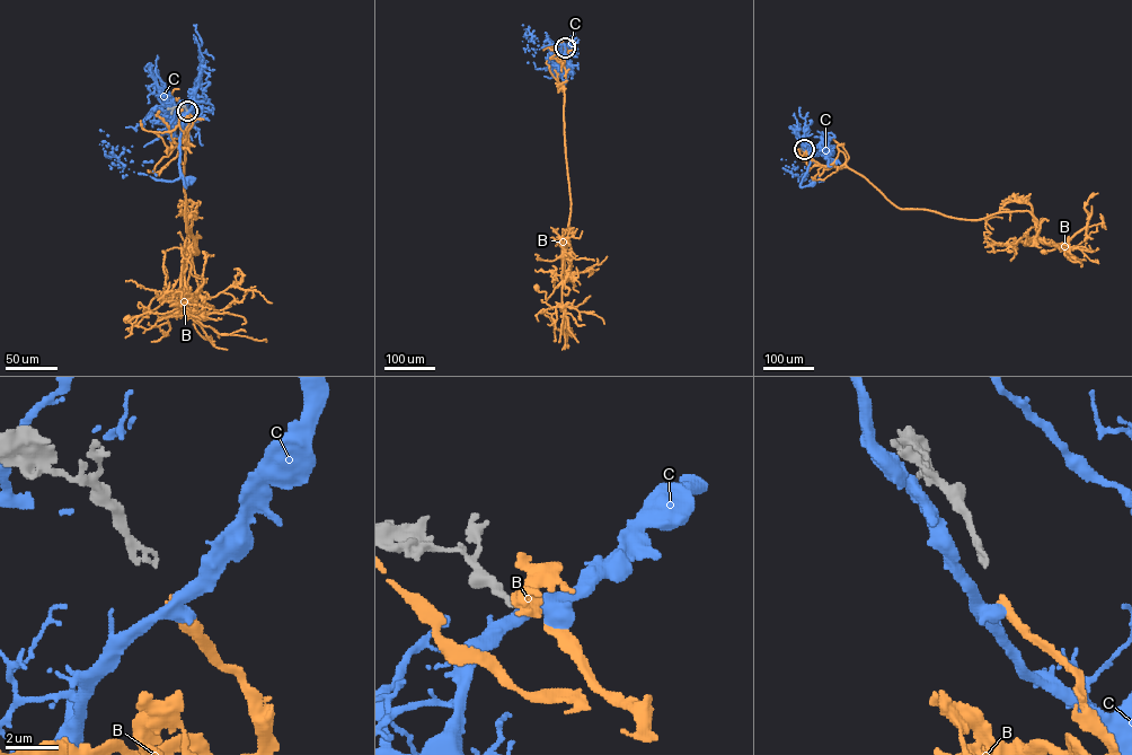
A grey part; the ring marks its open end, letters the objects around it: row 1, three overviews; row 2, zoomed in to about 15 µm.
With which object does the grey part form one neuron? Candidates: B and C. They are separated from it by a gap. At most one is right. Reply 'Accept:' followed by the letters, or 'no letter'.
Accept: B

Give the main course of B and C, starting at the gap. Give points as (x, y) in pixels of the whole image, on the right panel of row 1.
B: (805, 150), (825, 166), (841, 151), (901, 209), (973, 220), (1027, 210), (1037, 236), (1055, 246), (1043, 251)
C: (804, 150), (811, 161), (799, 186), (813, 184)

